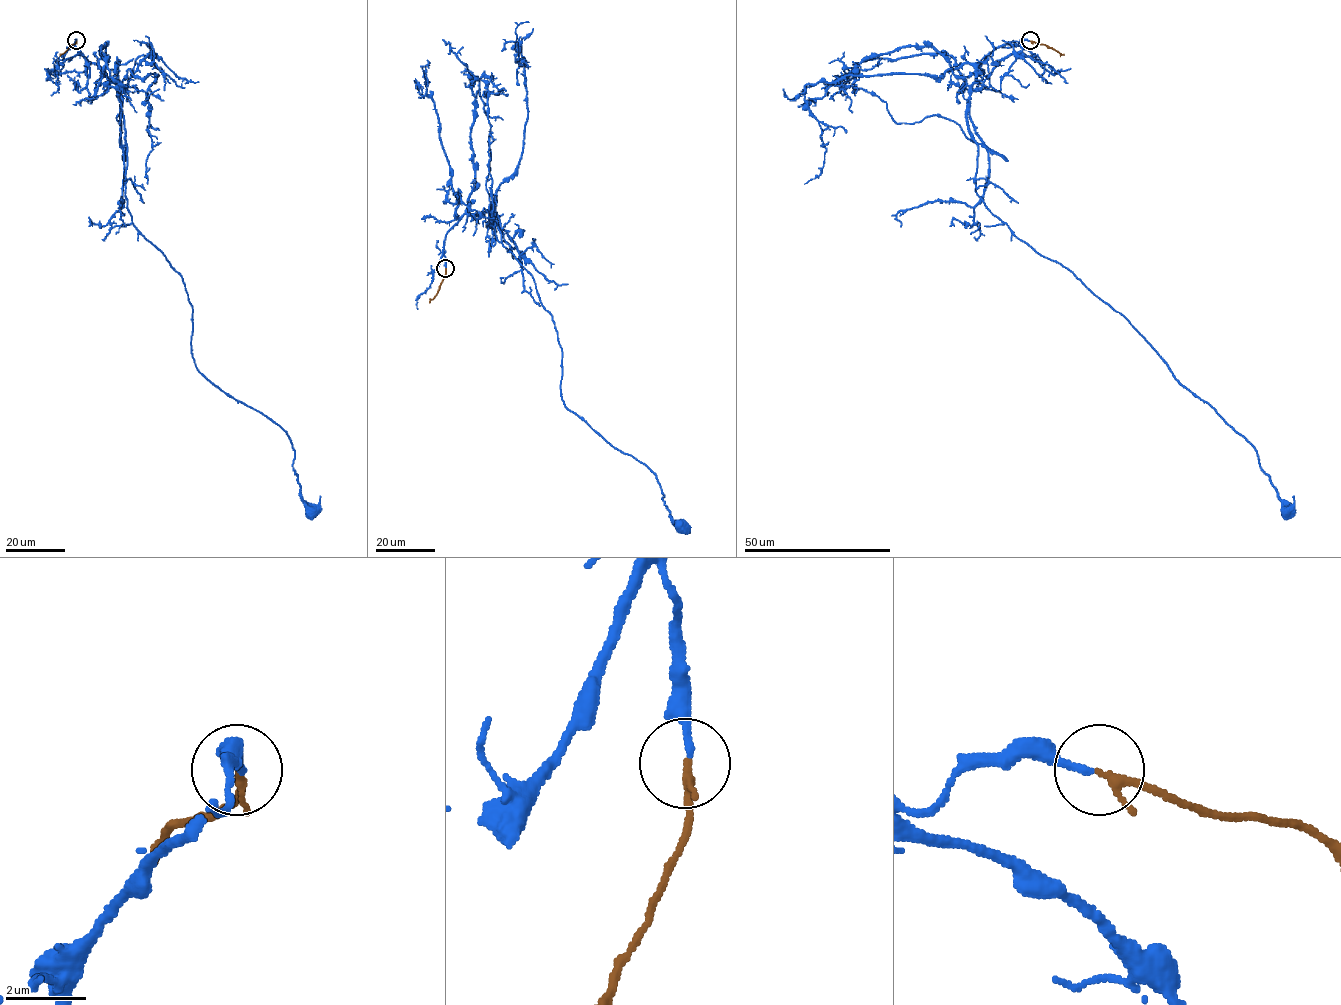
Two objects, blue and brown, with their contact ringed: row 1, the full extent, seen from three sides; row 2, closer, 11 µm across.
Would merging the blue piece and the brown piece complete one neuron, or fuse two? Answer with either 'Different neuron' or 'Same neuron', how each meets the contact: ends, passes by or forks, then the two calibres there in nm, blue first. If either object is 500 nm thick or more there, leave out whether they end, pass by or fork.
Same neuron. At the ring blue ends. At the ring brown passes by. Thickness 160 nm (blue) against 170 nm

